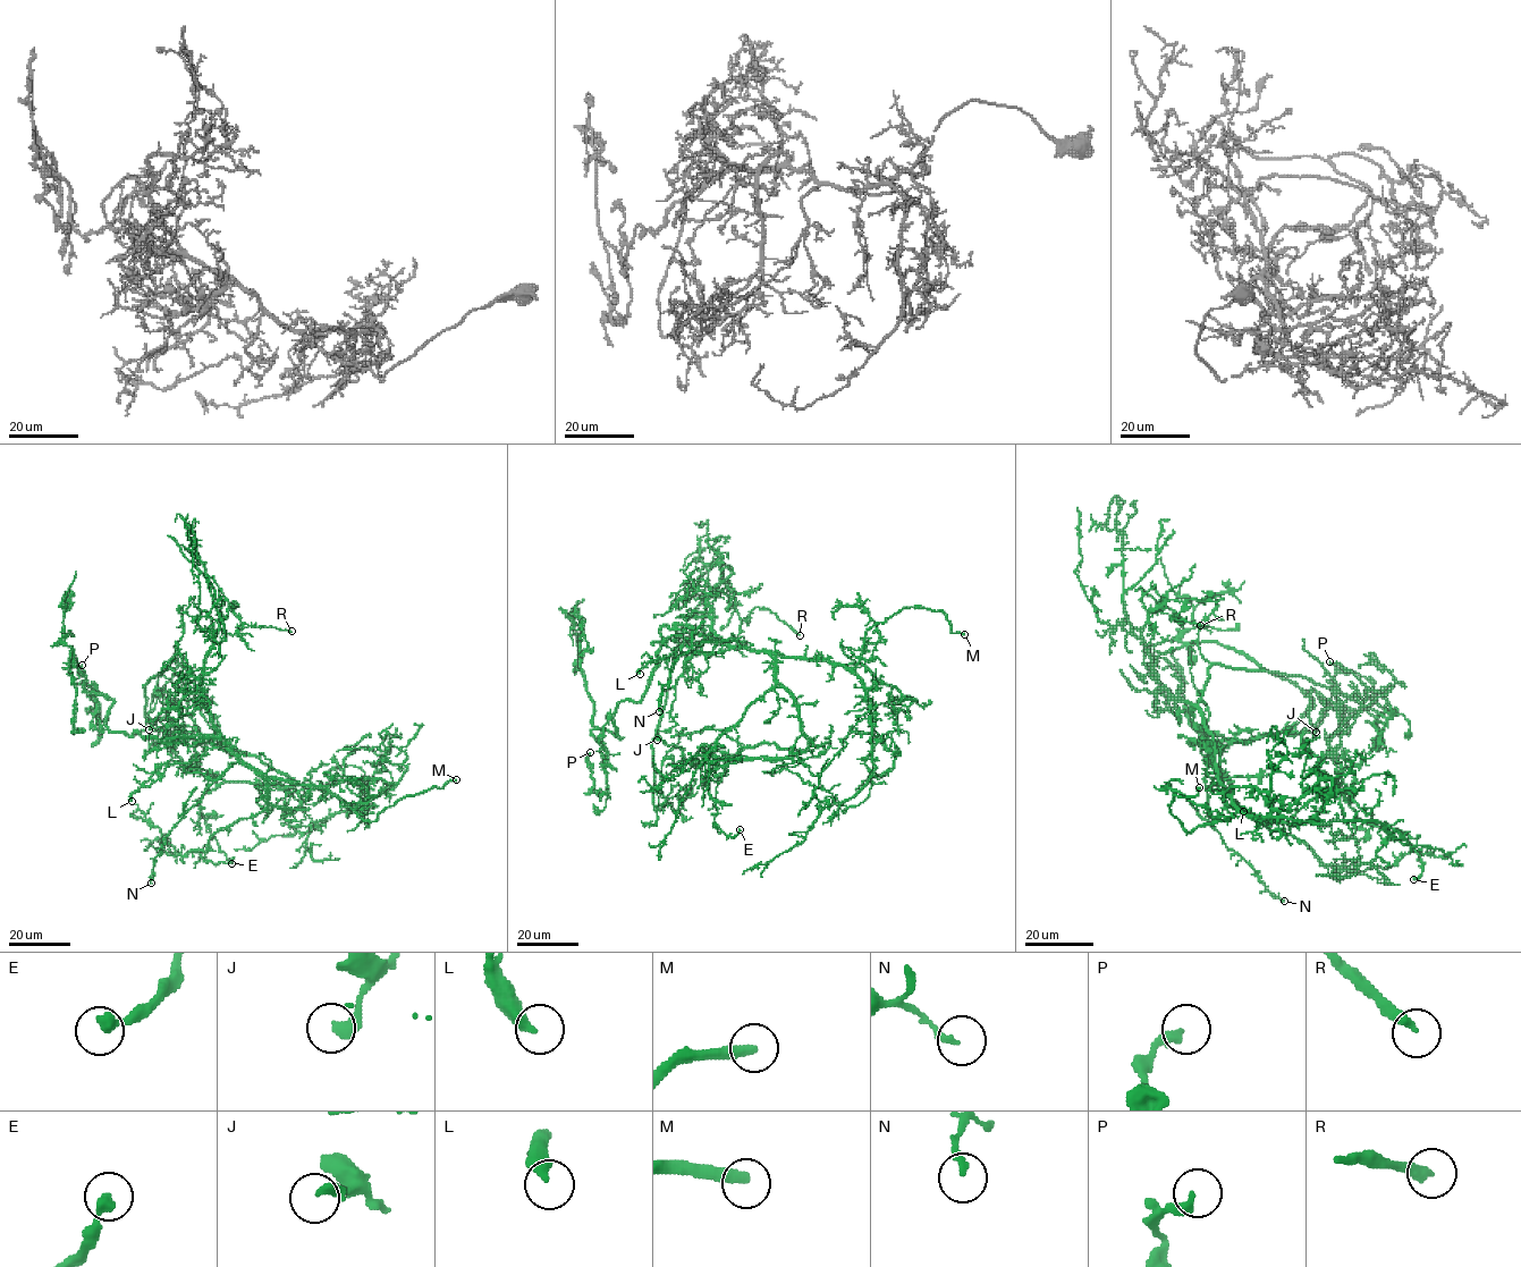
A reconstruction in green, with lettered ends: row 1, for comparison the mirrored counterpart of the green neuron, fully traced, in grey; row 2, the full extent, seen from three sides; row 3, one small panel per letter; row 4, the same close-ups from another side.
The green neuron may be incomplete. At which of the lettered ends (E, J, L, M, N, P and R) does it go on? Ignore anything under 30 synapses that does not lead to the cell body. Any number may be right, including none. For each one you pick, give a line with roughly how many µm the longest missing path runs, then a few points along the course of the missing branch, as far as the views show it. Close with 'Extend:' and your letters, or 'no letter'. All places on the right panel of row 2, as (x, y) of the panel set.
M: 30 µm | (1199, 787), (1199, 784), (1202, 791), (1216, 796), (1220, 811)
Extend: M

